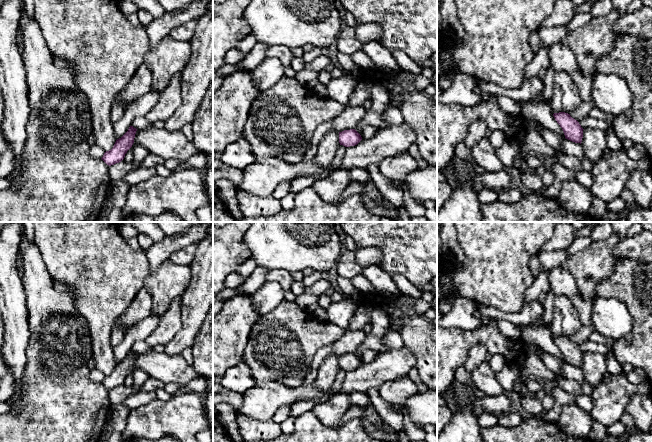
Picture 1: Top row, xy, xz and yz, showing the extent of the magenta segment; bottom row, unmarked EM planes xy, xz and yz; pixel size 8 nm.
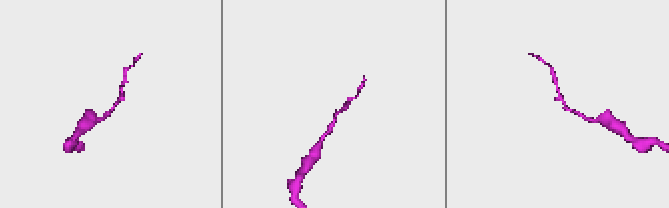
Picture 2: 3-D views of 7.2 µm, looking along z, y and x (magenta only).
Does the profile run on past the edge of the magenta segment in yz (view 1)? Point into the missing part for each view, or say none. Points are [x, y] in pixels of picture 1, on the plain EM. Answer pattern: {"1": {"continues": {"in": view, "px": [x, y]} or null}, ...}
{"1": {"continues": null}}

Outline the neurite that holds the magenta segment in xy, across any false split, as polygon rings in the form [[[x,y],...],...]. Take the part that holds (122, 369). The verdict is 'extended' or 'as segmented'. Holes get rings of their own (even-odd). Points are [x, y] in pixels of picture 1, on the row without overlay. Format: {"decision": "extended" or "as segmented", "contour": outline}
{"decision": "as segmented", "contour": [[[130,350],[128,355],[116,364],[113,372],[106,375],[101,383],[109,390],[121,386],[134,367],[136,355],[136,352]]]}

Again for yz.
{"decision": "as segmented", "contour": [[[565,336],[554,337],[553,340],[562,352],[565,362],[572,366],[581,368],[584,353],[579,346]]]}

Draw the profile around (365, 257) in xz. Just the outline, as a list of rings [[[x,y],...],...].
[[[359,248],[355,251],[355,259],[362,268],[379,266],[381,251],[377,248]]]

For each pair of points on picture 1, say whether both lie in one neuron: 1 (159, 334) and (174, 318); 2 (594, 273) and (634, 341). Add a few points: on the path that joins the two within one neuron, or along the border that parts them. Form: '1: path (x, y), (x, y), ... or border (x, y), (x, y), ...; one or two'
1: path (163, 330), (170, 322); one
2: border (614, 262), (612, 272), (598, 282), (596, 297); two

